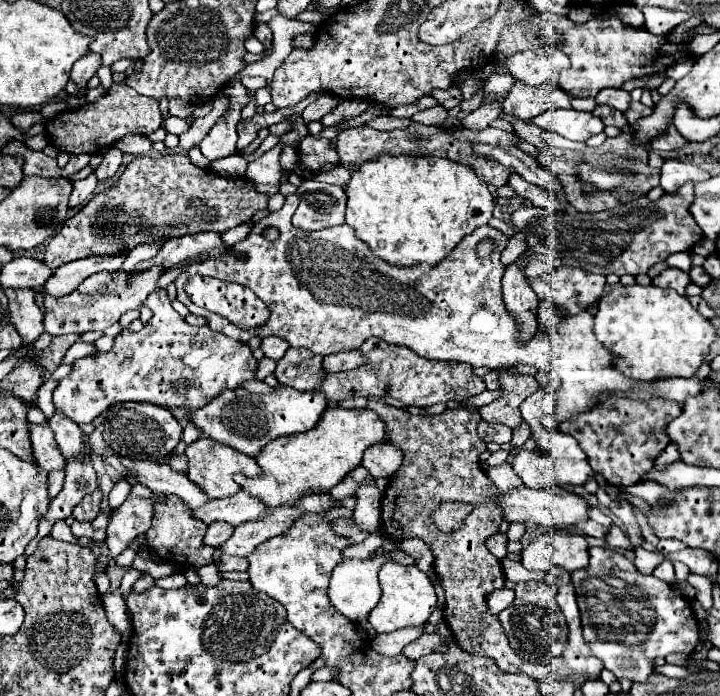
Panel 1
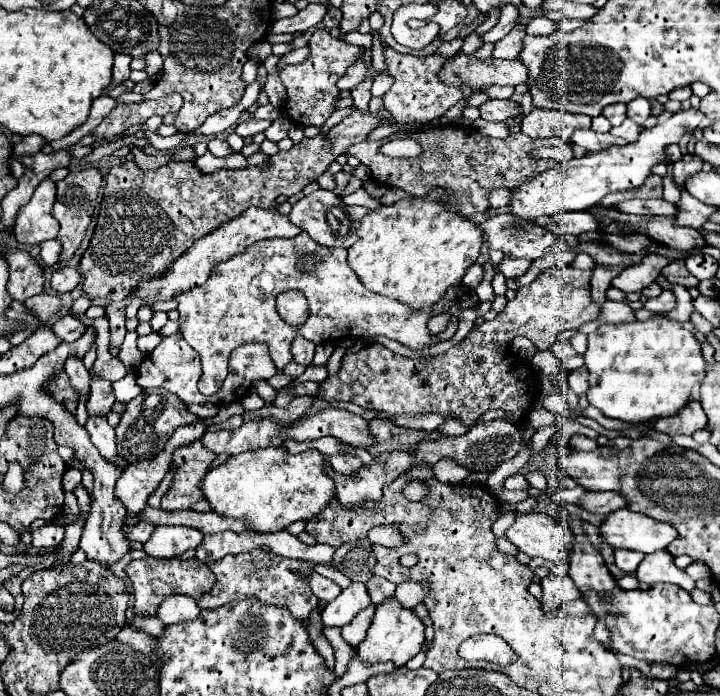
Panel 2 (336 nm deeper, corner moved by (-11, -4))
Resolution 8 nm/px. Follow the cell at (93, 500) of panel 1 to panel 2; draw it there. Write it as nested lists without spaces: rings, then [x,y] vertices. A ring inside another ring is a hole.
[[[141,521],[139,525],[135,525],[135,527],[129,531],[129,539],[145,543],[145,541],[151,537],[151,533],[153,533],[155,527],[157,527],[157,525],[151,525],[151,523],[147,523],[147,521]]]

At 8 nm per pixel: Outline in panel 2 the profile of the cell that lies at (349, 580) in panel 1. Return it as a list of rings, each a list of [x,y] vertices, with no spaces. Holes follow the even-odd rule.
[[[351,583],[341,591],[337,599],[333,599],[321,613],[325,627],[343,627],[347,625],[361,609],[371,605],[365,583]]]

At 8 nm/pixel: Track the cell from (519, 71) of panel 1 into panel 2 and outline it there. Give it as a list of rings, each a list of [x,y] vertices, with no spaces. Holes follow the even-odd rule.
[[[457,53],[449,57],[443,65],[443,83],[451,87],[469,87],[473,91],[483,91],[491,85],[519,85],[527,81],[527,67],[519,61],[507,59],[477,59],[475,55]]]

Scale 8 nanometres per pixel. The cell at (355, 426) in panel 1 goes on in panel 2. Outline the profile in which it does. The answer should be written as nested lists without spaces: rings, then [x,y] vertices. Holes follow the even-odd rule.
[[[283,447],[257,449],[231,457],[227,463],[209,471],[207,479],[199,483],[203,497],[209,501],[211,511],[221,517],[243,519],[247,527],[255,533],[275,533],[289,527],[293,521],[313,519],[329,499],[335,497],[335,483],[323,473],[323,455],[319,451],[305,451],[299,455],[289,455]]]

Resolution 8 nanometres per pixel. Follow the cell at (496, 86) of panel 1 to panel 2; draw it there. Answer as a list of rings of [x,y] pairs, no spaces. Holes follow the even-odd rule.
[[[517,23],[507,37],[503,37],[501,41],[495,43],[493,57],[497,57],[497,59],[515,59],[515,57],[519,57],[521,49],[523,49],[523,37],[525,37],[525,25]]]

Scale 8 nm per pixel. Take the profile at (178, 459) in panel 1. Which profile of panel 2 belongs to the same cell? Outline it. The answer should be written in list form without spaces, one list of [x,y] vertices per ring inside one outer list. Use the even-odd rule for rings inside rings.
[[[199,441],[181,447],[173,455],[175,477],[167,493],[163,495],[163,509],[179,511],[189,509],[193,503],[201,501],[199,481],[209,473],[211,463],[217,459],[215,453],[207,451]]]

